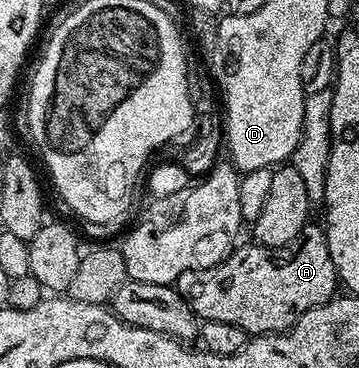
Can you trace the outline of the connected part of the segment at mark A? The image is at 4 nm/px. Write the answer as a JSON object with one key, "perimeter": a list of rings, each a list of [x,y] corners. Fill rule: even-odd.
{"perimeter":[[[320,225],[305,226],[301,235],[286,246],[274,248],[260,244],[252,245],[238,245],[218,266],[212,266],[206,270],[183,272],[183,276],[177,278],[176,290],[185,297],[189,307],[197,313],[198,319],[207,322],[223,320],[227,324],[235,324],[243,328],[250,336],[279,334],[295,325],[299,316],[303,316],[311,308],[322,306],[338,293],[337,269],[331,260],[331,252],[327,248],[327,236]]]}

